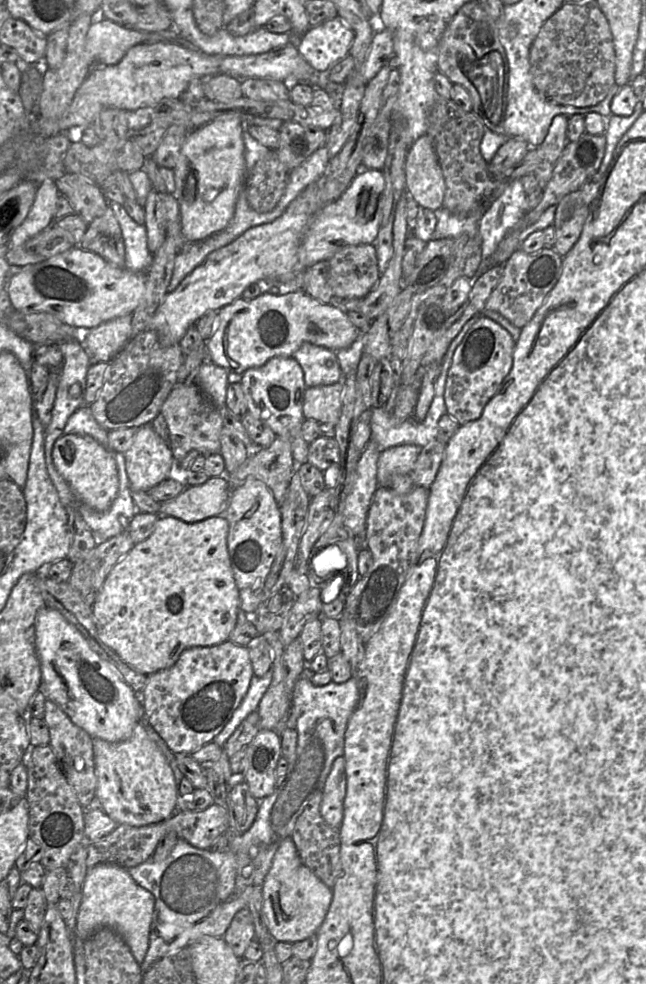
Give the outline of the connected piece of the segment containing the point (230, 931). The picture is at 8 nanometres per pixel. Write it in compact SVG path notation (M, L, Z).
M248 907L236 913L223 938L235 956L243 959L247 947L255 939L253 917Z

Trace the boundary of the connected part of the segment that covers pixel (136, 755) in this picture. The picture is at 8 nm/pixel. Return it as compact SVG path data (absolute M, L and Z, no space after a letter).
M141 722L136 724L127 740L111 743L94 738L93 754L97 778L96 804L118 825L140 827L159 823L179 809L172 769Z

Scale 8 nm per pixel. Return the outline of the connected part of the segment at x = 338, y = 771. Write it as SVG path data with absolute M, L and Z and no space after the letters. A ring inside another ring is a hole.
M344 756L338 757L332 766L323 788L321 816L334 829L340 829L344 817L344 801L347 778Z

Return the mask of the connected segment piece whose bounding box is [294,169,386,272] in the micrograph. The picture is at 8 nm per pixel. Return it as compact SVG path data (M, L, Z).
M360 170L344 193L312 218L300 246L295 272L304 272L318 261L329 260L344 246L372 244L380 229L385 201L386 180L382 170Z

